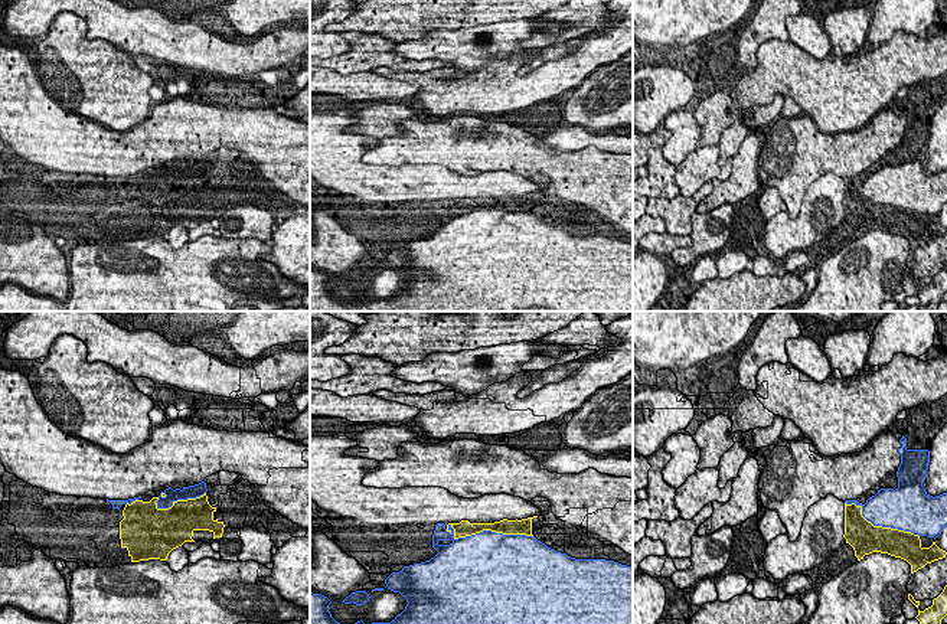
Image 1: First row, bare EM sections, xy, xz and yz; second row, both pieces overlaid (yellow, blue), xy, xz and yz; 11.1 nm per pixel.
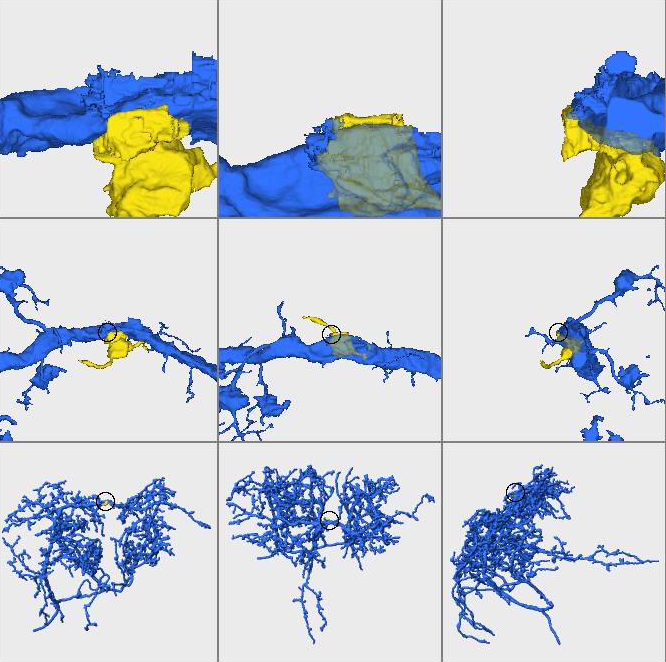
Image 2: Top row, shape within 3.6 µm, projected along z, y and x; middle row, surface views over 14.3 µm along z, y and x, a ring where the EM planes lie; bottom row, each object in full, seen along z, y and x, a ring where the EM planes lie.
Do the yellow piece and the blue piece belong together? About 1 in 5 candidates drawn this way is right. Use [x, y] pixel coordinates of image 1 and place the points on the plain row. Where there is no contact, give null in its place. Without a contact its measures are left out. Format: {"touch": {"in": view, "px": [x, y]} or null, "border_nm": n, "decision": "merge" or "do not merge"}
{"touch": {"in": "xz", "px": [489, 206]}, "border_nm": 1000, "decision": "do not merge"}

